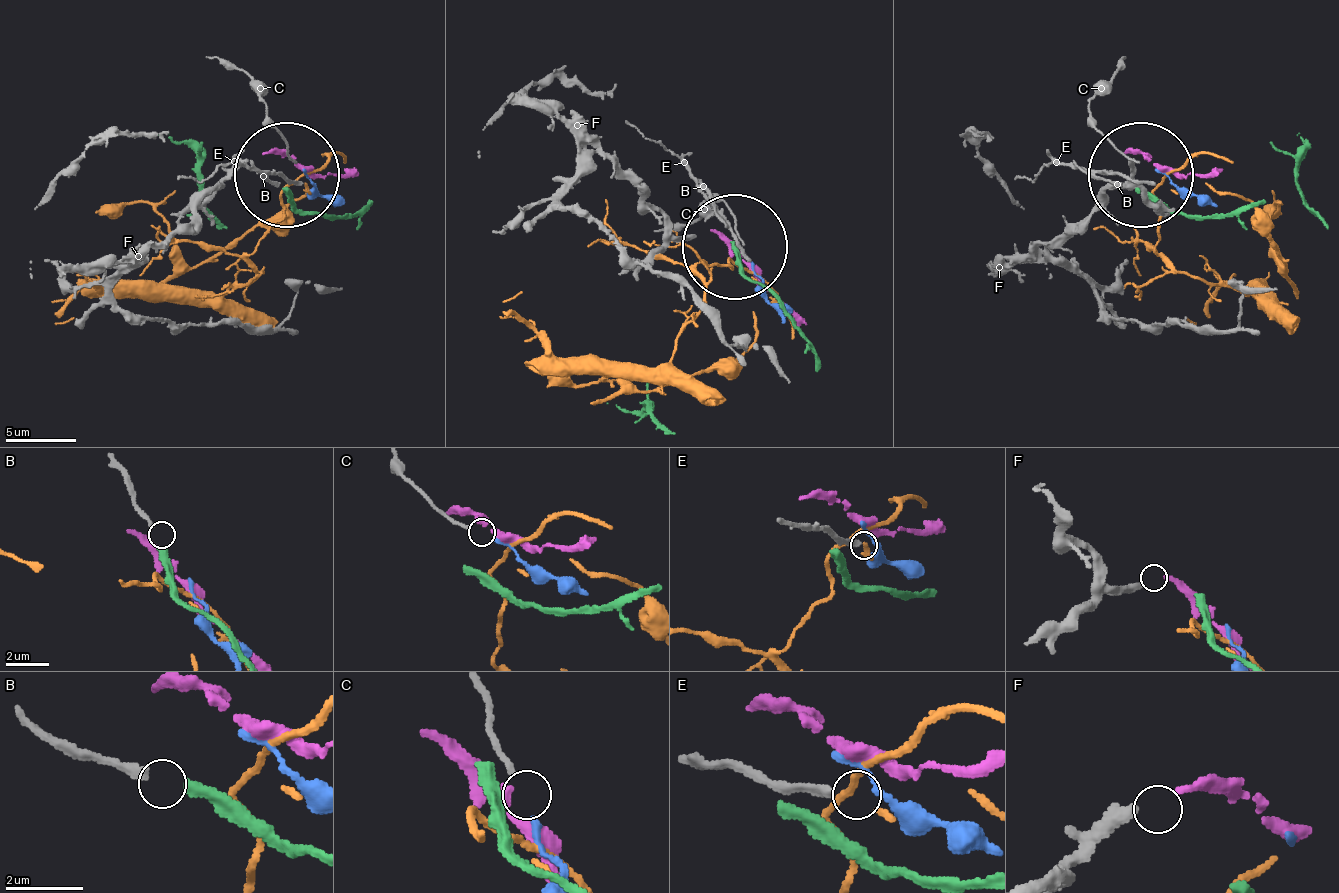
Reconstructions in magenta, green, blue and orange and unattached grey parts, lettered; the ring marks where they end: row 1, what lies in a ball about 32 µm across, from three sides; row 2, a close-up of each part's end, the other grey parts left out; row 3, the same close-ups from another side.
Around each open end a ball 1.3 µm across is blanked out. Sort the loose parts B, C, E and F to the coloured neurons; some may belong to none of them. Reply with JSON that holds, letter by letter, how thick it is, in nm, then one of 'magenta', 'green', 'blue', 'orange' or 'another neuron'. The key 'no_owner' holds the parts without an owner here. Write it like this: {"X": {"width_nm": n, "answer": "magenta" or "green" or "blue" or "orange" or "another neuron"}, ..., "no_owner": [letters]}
{"B": {"width_nm": 220, "answer": "green"}, "C": {"width_nm": 130, "answer": "blue"}, "E": {"width_nm": 220, "answer": "another neuron"}, "F": {"width_nm": 360, "answer": "magenta"}, "no_owner": ["E"]}

